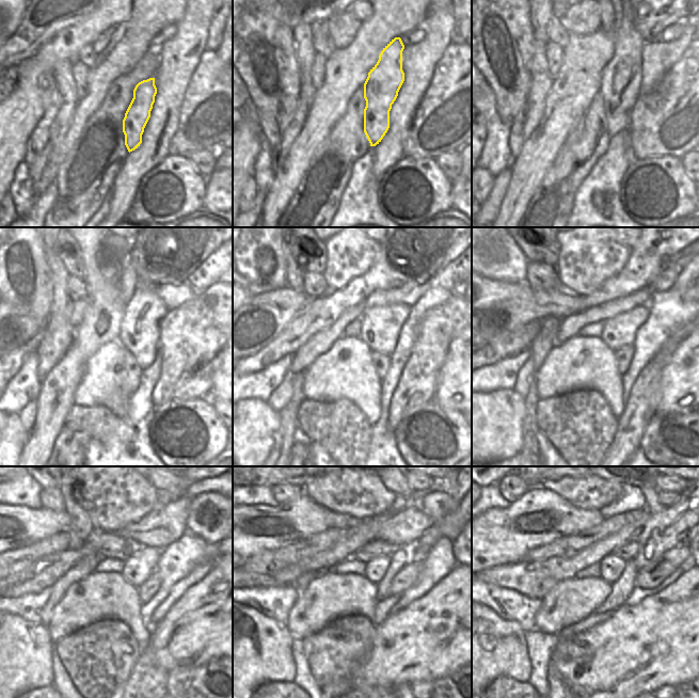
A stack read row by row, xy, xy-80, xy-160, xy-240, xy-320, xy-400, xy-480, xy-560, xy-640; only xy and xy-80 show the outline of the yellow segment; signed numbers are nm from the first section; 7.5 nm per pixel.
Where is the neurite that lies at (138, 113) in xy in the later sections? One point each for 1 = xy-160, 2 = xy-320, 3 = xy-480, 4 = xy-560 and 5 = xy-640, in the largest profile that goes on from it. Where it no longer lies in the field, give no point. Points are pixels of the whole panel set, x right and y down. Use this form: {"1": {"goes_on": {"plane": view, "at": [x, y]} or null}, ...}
{"1": {"goes_on": {"plane": "xy-160", "at": [621, 81]}}, "2": {"goes_on": {"plane": "xy-320", "at": [381, 326]}}, "3": {"goes_on": {"plane": "xy-480", "at": [138, 568]}}, "4": {"goes_on": {"plane": "xy-560", "at": [375, 569]}}, "5": {"goes_on": {"plane": "xy-640", "at": [612, 567]}}}

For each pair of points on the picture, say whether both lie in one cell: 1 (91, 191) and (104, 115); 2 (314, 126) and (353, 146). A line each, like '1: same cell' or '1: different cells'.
1: same cell
2: different cells

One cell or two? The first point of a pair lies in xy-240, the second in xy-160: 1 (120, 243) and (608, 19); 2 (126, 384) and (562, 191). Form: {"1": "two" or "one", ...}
{"1": "two", "2": "one"}

